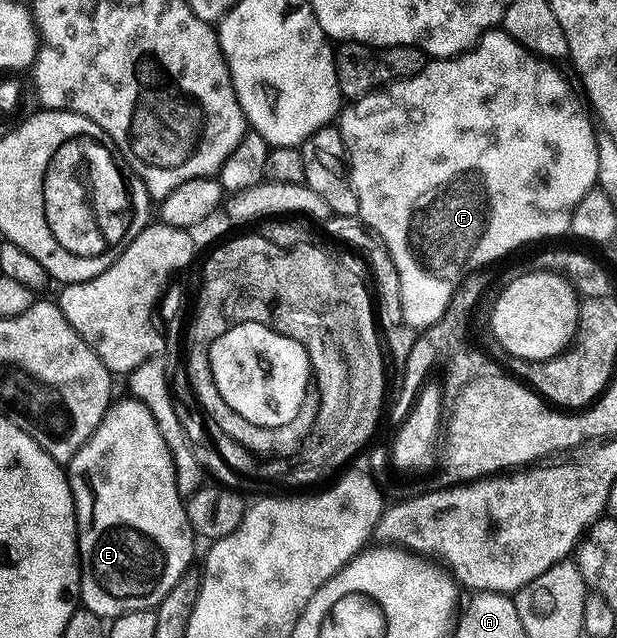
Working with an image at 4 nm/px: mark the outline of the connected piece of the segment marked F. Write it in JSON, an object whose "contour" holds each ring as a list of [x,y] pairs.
{"contour":[[[492,29],[486,31],[479,42],[471,48],[470,51],[463,52],[462,55],[454,55],[451,59],[436,59],[432,58],[421,69],[421,73],[417,73],[408,79],[401,79],[398,83],[390,84],[380,90],[372,91],[369,95],[363,95],[357,100],[348,102],[346,106],[340,110],[337,116],[337,126],[343,144],[347,146],[347,165],[351,177],[351,187],[357,193],[357,201],[359,202],[358,216],[381,237],[381,241],[389,249],[389,253],[393,257],[393,265],[397,265],[397,277],[401,277],[401,309],[405,313],[405,321],[409,326],[416,329],[424,329],[434,322],[437,322],[440,317],[445,313],[445,309],[450,304],[453,293],[457,289],[460,279],[468,275],[470,271],[477,271],[486,268],[487,263],[491,263],[494,259],[499,259],[502,255],[507,255],[510,251],[515,251],[518,247],[523,247],[526,243],[535,243],[538,239],[551,239],[554,235],[567,235],[571,229],[571,215],[575,211],[575,207],[581,201],[581,197],[585,197],[585,193],[589,193],[598,184],[599,178],[597,177],[597,141],[595,140],[597,129],[591,125],[590,119],[587,117],[586,110],[579,111],[579,101],[571,92],[571,87],[567,84],[567,79],[558,71],[558,66],[555,66],[548,60],[539,58],[538,55],[531,54],[526,51],[523,46],[517,41],[513,41],[508,37],[507,32],[502,29]]]}

